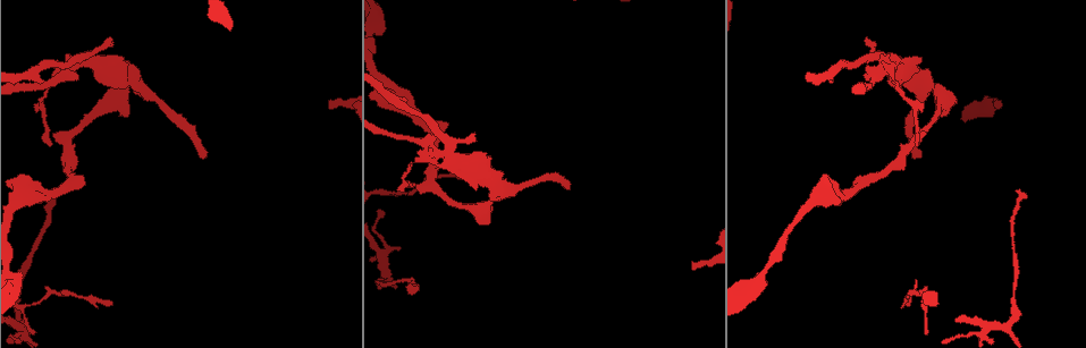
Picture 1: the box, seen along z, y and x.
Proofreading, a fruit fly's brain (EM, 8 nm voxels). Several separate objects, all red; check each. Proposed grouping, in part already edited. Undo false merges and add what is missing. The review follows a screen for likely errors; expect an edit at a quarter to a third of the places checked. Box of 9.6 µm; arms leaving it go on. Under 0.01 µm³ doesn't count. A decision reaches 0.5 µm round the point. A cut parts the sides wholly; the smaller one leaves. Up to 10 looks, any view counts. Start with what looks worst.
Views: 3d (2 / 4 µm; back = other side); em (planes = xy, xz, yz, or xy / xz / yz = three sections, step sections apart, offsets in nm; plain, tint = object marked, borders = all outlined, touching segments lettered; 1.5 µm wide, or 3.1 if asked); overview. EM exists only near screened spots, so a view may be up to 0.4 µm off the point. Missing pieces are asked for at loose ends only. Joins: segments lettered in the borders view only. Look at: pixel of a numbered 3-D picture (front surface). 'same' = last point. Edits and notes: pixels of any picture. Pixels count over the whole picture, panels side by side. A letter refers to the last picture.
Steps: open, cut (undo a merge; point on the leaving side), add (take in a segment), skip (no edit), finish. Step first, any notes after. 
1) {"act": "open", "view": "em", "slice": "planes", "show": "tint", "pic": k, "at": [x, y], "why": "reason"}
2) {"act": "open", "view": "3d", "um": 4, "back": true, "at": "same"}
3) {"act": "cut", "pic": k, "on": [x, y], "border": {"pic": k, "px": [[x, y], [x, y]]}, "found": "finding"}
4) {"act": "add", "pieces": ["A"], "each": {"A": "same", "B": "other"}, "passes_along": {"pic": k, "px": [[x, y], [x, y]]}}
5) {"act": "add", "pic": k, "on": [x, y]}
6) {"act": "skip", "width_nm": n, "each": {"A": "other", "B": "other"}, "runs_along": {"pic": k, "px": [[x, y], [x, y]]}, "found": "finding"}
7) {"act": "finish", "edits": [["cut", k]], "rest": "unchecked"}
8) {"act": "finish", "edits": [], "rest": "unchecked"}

{"act": "open", "view": "em", "slice": "yz", "step": 4, "show": "borders", "pic": 1, "at": [205, 158]}

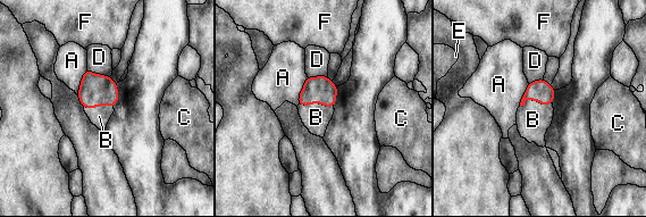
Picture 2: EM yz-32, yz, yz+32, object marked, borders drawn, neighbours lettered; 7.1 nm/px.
{"act": "open", "view": "em", "slice": "planes", "show": "borders", "at": "same"}

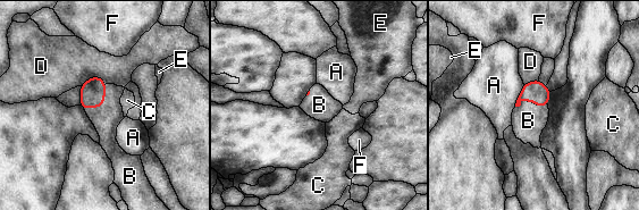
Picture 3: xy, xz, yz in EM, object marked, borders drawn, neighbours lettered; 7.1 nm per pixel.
{"act": "add", "pieces": ["B"], "each": {"A": "other", "B": "same", "C": "other", "D": "other", "E": "other", "F": "other"}, "passes_along": {"pic": 3, "px": [[92, 93], [102, 104], [106, 119]]}, "found": "the cell continues"}

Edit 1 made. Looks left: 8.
{"act": "open", "view": "overview", "why": "see it whole again"}

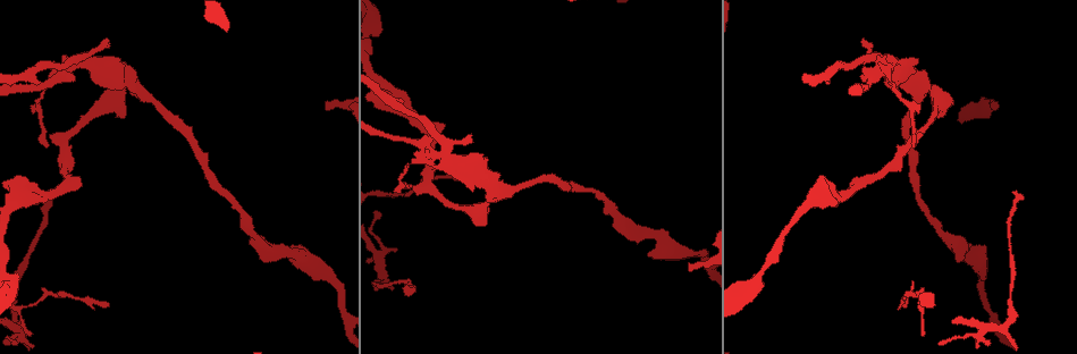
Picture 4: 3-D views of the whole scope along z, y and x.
{"act": "open", "view": "3d", "um": 4, "pic": 4, "at": [447, 156], "why": "three-way junction"}

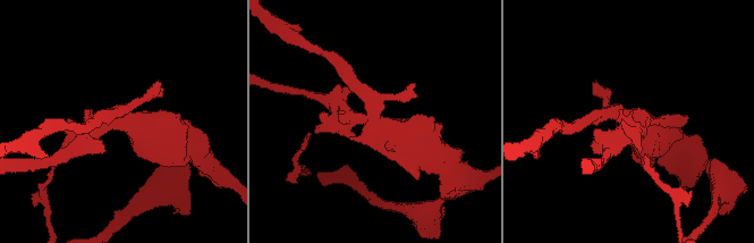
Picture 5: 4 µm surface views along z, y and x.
{"act": "open", "view": "em", "slice": "planes", "show": "tint", "pic": 5, "at": [372, 122], "why": "need the tissue"}

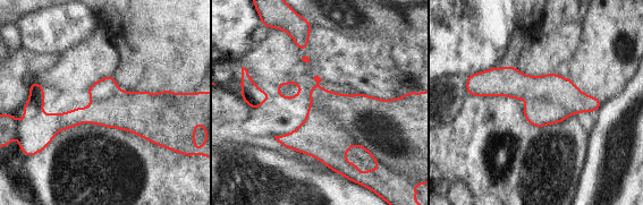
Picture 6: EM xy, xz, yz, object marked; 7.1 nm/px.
{"act": "open", "view": "em", "slice": "planes", "show": "borders", "at": "same", "why": "see the neighbours"}

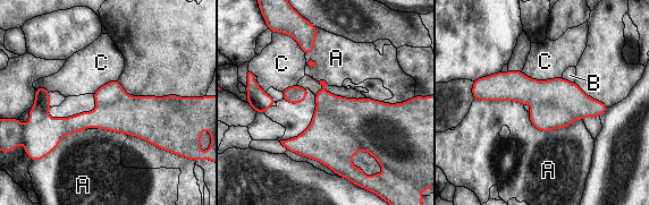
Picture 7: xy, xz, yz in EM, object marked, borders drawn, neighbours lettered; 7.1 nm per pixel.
{"act": "cut", "pic": 7, "on": [325, 141], "width_nm": 280, "each": {"A": "other", "B": "other", "C": "other"}, "found": "a second cell is stuck on"}

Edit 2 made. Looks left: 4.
{"act": "open", "view": "em", "slice": "xz", "step": 4, "show": "tint", "pic": 4, "at": [905, 305], "why": "an open end"}

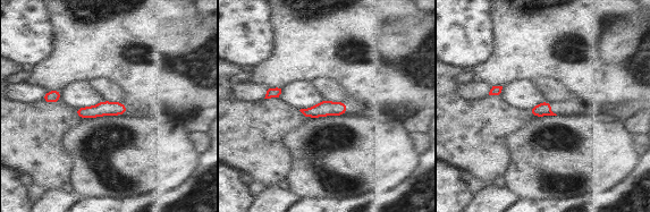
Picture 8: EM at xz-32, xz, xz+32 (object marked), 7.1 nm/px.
{"act": "open", "view": "em", "slice": "xz", "step": 4, "show": "borders", "at": "same", "why": "what lies round it"}

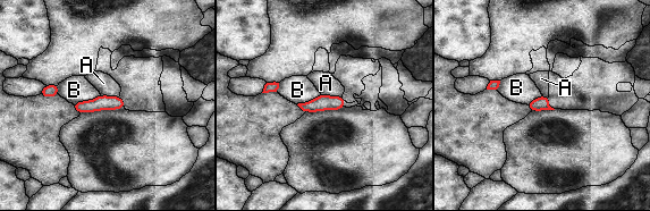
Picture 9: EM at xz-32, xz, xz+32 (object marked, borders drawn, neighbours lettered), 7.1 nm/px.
{"act": "skip", "each": {"A": "other", "B": "other"}, "border": {"pic": 9, "px": [[100, 94], [91, 100], [72, 103]]}, "found": "none of them fits"}

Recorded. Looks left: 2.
{"act": "open", "view": "em", "slice": "planes", "show": "borders", "pic": 4, "at": [391, 196]}

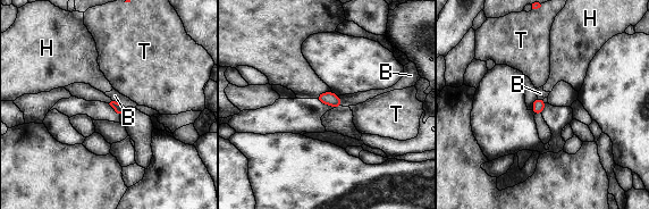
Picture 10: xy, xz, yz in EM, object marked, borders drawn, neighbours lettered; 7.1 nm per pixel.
{"act": "skip", "longest_contact_nm": ["B", 120], "each": {"B": "other", "H": "other", "T": "other"}, "border": {"pic": 10, "px": [[112, 100], [126, 107]]}, "found": "no lettered segment goes on from it"}

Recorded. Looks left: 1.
{"act": "finish", "edits": [["add", 3], ["cut", 7]], "rest": "unchecked"}

